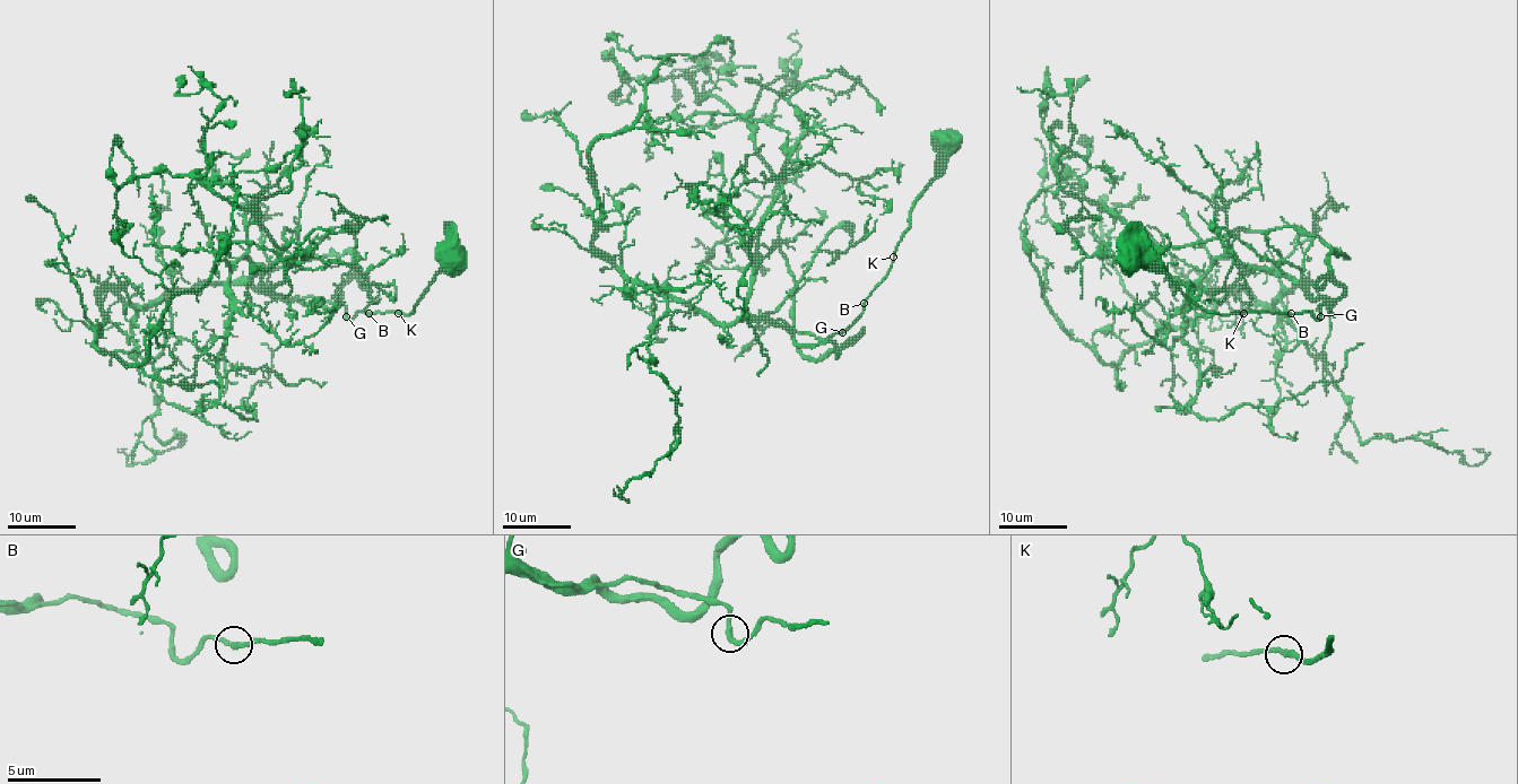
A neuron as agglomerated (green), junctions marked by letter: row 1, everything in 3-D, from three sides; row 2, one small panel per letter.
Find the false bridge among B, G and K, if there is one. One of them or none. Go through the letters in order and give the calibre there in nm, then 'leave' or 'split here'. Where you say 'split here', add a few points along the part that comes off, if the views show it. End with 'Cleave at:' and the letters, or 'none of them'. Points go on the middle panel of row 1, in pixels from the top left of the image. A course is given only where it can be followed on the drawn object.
B: calibre 200 nm; leave
G: calibre 280 nm; leave
K: calibre 200 nm; leave
Cleave at: none of them

